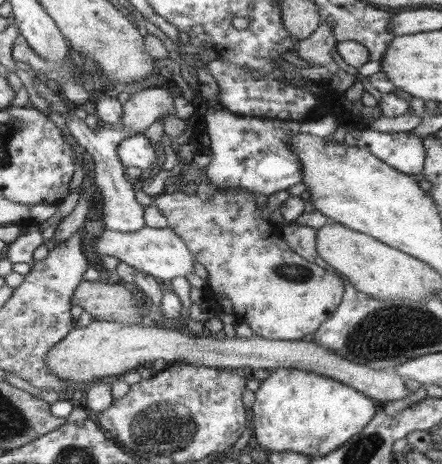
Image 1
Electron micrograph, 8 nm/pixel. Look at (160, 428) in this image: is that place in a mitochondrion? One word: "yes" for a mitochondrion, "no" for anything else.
yes

